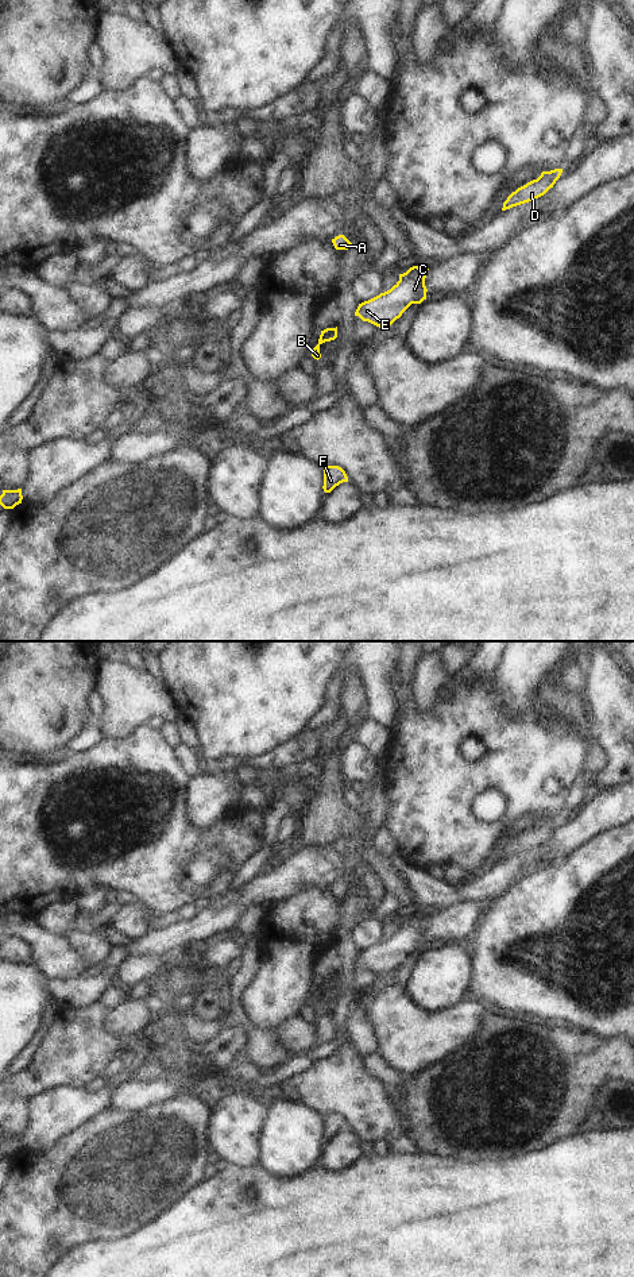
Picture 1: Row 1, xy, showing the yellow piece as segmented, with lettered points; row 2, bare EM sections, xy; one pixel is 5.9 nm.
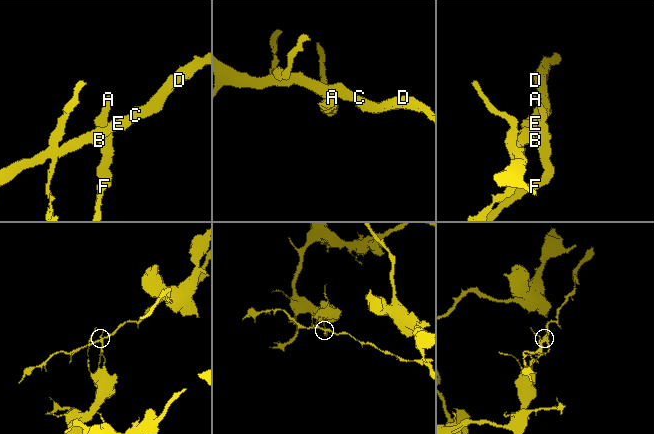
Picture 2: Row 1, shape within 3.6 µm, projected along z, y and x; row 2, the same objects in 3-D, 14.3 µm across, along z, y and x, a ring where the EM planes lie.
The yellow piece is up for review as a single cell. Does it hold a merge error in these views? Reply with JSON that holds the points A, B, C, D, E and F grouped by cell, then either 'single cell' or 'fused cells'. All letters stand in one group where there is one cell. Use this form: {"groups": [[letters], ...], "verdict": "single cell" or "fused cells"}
{"groups": [["A", "F"], ["B", "C", "D", "E"]], "verdict": "fused cells"}

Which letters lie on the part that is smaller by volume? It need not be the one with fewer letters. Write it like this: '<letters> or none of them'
B, C, D, E

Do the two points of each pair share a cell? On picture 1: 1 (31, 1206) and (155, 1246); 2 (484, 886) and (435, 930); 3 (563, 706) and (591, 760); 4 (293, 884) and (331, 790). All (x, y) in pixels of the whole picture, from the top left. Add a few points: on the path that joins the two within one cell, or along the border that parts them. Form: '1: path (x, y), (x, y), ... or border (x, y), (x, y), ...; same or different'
1: border (153, 1220), (113, 1239), (93, 1241); different
2: border (490, 899), (456, 902), (439, 910); different
3: path (576, 720), (590, 740), (591, 747); same
4: border (297, 843), (312, 848), (331, 847); different

